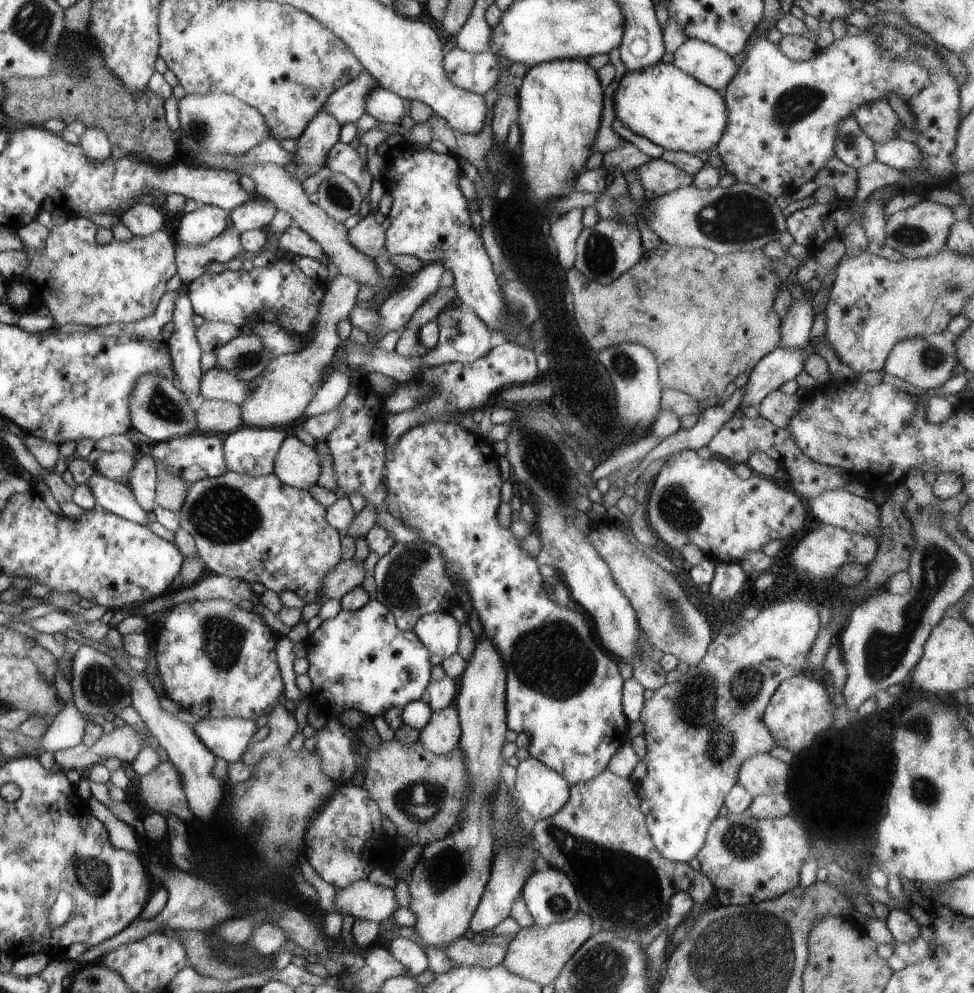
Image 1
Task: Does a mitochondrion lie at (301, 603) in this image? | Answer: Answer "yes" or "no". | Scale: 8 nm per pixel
no

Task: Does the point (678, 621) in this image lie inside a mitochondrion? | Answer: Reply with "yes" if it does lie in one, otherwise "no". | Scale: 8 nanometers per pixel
yes

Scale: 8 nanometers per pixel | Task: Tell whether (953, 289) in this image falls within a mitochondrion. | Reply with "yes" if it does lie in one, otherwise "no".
yes

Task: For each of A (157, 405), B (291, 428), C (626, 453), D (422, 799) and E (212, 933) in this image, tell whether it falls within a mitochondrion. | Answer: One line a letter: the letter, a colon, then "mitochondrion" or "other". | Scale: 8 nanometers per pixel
A: mitochondrion
B: other
C: other
D: mitochondrion
E: other

